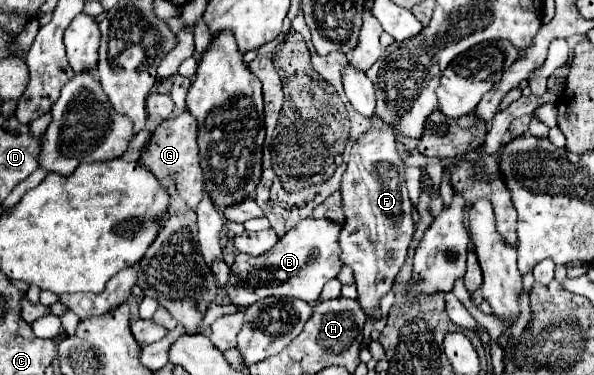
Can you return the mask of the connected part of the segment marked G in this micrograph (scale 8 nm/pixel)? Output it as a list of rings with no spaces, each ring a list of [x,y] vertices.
[[[181,112],[175,118],[167,118],[161,126],[157,126],[147,142],[147,152],[139,160],[143,166],[147,166],[159,180],[161,178],[173,178],[177,182],[177,192],[181,198],[191,206],[197,208],[203,196],[203,170],[199,164],[199,150],[197,150],[197,122],[189,112]]]

